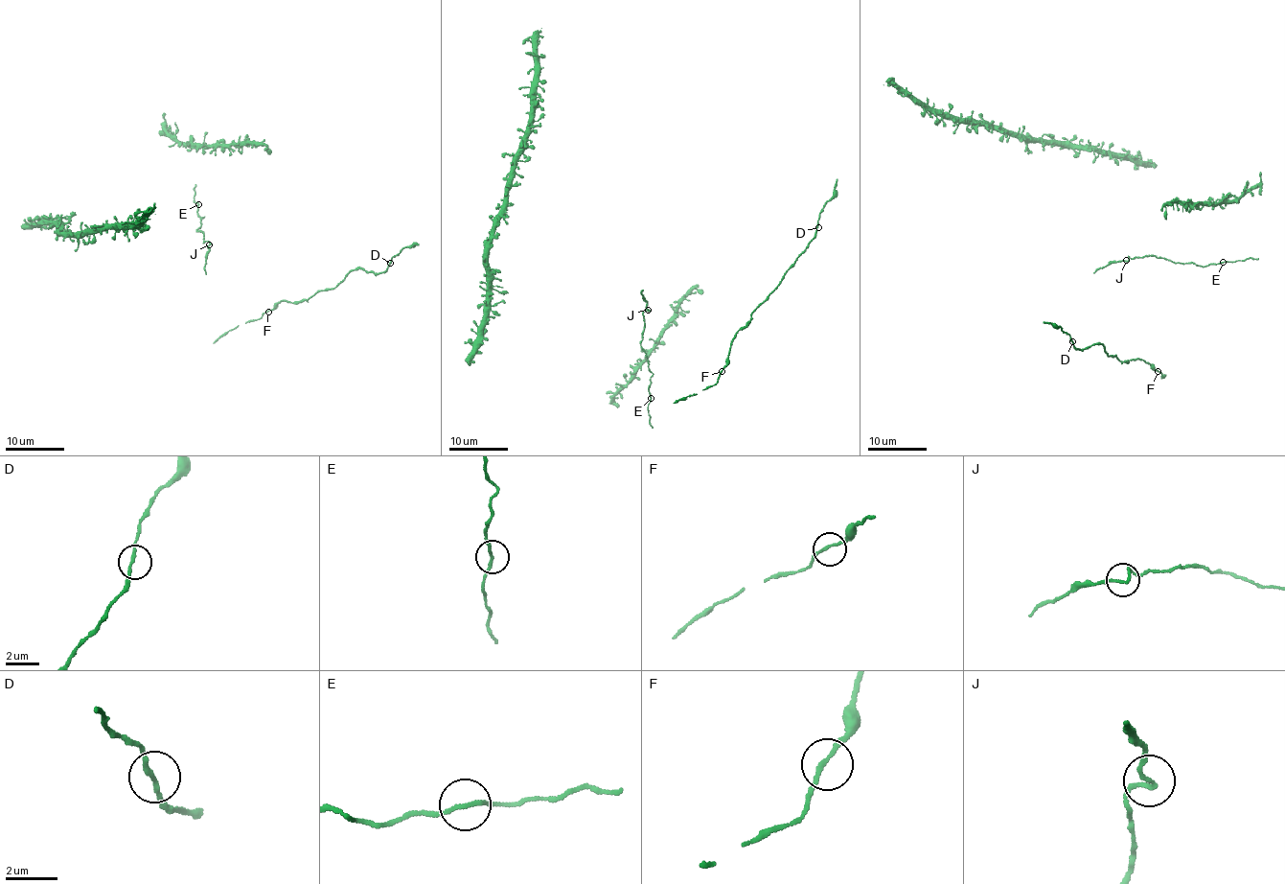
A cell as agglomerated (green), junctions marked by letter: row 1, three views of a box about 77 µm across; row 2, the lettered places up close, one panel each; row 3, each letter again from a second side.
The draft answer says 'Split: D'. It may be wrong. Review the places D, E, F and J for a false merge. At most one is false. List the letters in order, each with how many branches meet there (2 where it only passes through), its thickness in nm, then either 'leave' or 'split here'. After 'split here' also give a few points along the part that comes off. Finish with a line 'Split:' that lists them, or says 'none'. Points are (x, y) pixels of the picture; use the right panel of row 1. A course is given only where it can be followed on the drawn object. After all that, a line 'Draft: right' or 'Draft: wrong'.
D: branches 2; calibre 170 nm; leave
E: branches 2; calibre 150 nm; leave
F: branches 2; calibre 160 nm; leave
J: branches 2; calibre 150 nm; leave
Split: none
Draft: wrong

